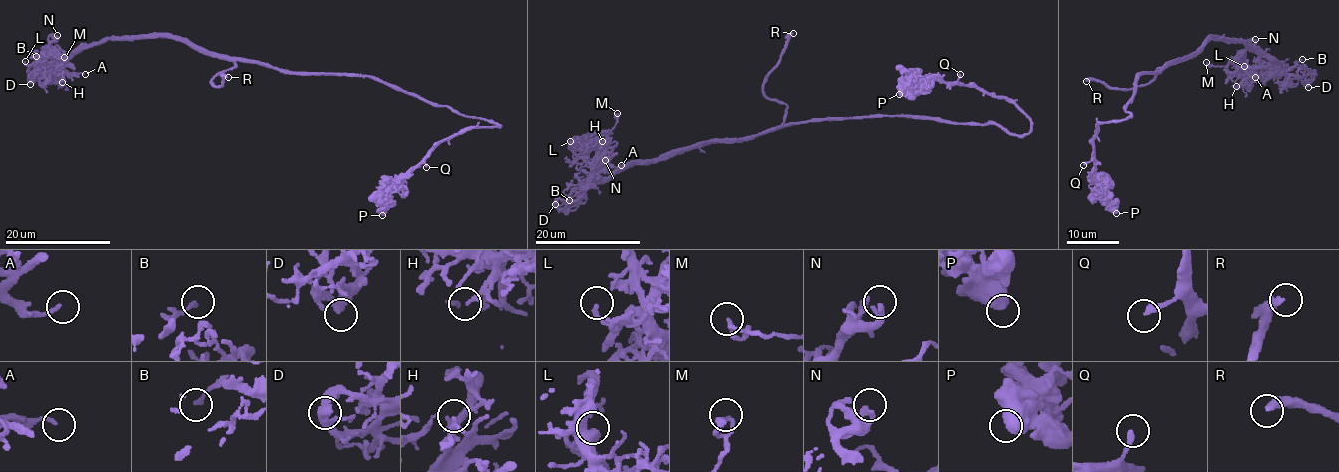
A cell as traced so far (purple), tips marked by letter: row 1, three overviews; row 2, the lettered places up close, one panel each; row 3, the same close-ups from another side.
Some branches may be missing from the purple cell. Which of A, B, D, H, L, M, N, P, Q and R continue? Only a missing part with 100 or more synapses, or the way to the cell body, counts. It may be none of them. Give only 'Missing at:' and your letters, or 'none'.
Missing at: R

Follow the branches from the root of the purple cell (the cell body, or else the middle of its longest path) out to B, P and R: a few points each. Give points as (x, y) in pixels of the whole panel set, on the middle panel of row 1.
B: (869, 117), (795, 122), (741, 139), (697, 142), (618, 169), (587, 188), (583, 196), (569, 200)
P: (869, 117), (920, 115), (995, 123), (1016, 134), (1030, 130), (1016, 105), (974, 86), (918, 80), (899, 94)
R: (869, 117), (785, 122), (787, 106), (764, 94), (763, 82), (793, 33)

